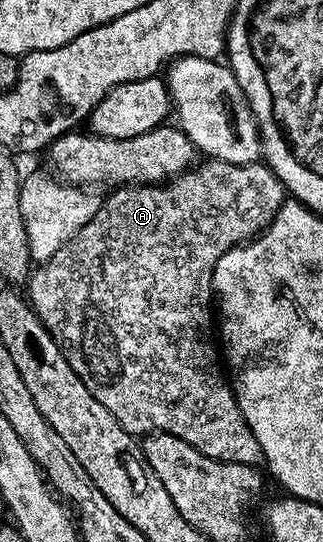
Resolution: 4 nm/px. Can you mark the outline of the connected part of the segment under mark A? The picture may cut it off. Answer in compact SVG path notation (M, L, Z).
M205 160L202 163L202 166L194 165L184 174L179 174L176 178L160 184L126 184L114 189L110 193L113 195L102 201L99 212L95 212L95 216L91 216L91 220L83 224L83 228L79 228L73 239L63 244L63 248L59 248L59 252L55 252L51 260L40 263L32 271L27 283L27 301L47 328L47 332L59 344L67 364L71 364L79 380L87 384L91 396L95 396L95 400L99 400L99 404L103 404L103 408L107 408L107 412L111 412L111 416L115 416L119 424L123 424L128 434L148 436L160 432L179 436L179 440L187 440L187 444L220 462L260 467L265 461L263 448L259 448L259 440L255 440L251 428L247 428L247 420L243 420L243 412L239 412L236 393L219 361L219 346L215 341L213 273L215 264L219 264L219 260L229 250L244 246L246 242L252 242L261 231L268 229L281 205L286 202L287 191L268 165L260 161L251 164L227 164L216 160Z

